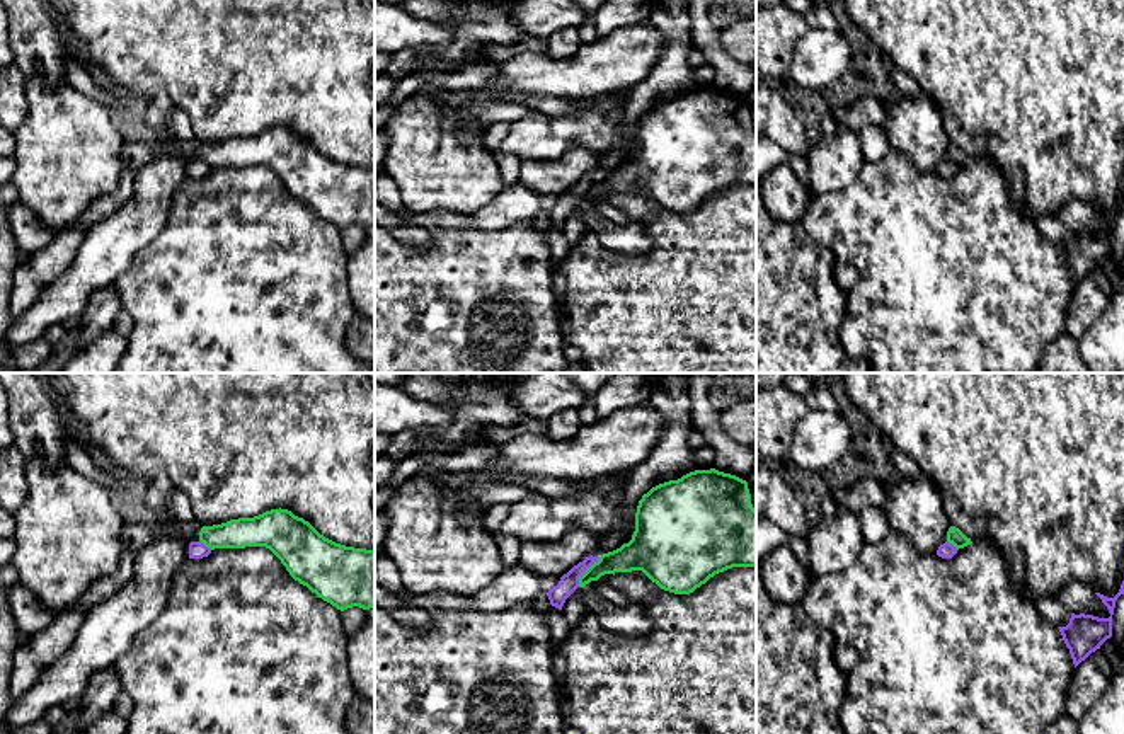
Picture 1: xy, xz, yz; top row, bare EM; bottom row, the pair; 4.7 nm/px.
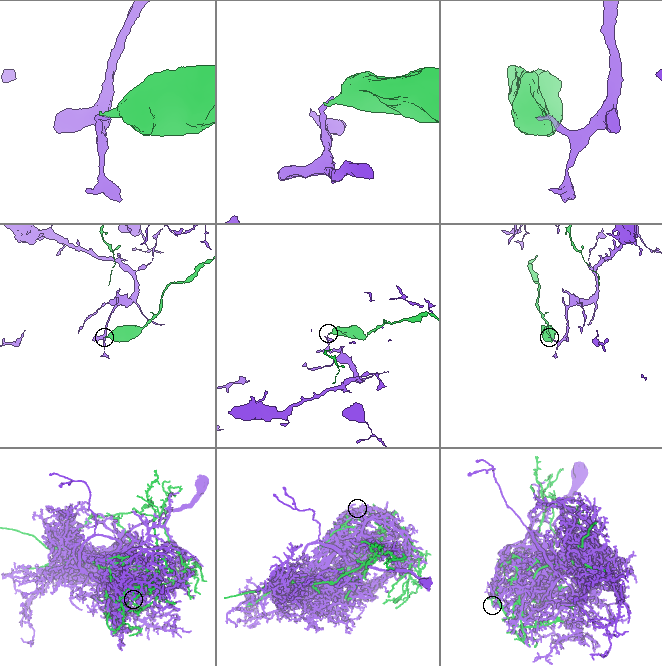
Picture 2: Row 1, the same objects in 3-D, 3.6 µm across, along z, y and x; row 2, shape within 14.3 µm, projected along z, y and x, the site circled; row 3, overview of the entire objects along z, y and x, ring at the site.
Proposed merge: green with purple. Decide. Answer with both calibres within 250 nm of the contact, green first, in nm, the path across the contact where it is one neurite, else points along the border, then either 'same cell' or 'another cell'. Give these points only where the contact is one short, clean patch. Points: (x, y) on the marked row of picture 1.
140/90 nm | along xz (600, 557), (579, 578), (578, 586) | another cell

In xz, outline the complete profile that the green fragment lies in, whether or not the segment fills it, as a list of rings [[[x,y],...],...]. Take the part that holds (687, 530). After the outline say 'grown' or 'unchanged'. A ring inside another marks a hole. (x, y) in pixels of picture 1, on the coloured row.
[[[715,468],[695,470],[642,496],[632,540],[603,553],[579,588],[605,574],[642,571],[661,589],[690,594],[732,567],[756,569],[748,482]]]; unchanged

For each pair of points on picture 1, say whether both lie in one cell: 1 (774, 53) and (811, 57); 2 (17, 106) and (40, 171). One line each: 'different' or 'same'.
1: different
2: different

